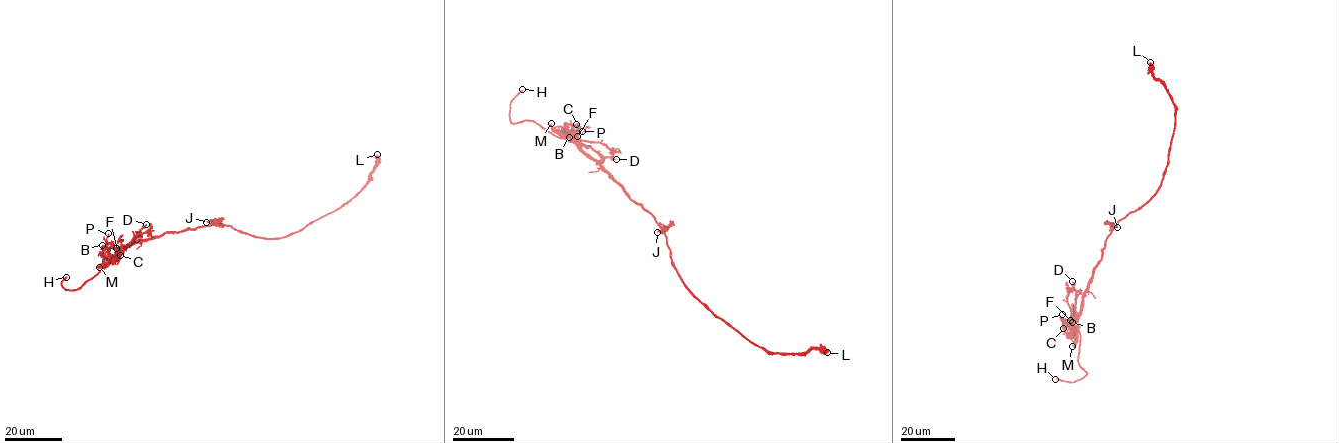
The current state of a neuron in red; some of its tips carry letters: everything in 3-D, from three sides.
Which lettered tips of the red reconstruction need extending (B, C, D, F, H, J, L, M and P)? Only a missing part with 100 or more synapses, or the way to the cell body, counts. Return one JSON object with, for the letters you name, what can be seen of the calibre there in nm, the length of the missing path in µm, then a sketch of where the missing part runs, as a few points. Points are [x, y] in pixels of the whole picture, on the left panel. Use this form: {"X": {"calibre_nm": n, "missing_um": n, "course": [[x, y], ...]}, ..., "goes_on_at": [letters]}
{"H": {"calibre_nm": 200, "missing_um": 25, "course": [[66, 277], [68, 266], [60, 252], [63, 265]]}, "goes_on_at": ["H"]}

